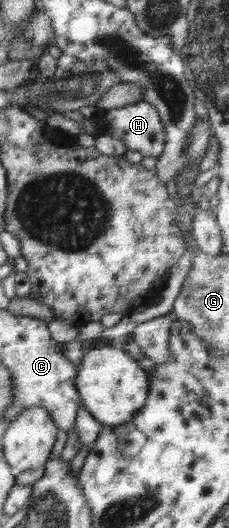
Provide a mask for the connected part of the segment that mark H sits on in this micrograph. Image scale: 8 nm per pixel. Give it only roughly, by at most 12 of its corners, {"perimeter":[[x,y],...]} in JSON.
{"perimeter":[[154,105],[106,112],[101,134],[158,159],[164,126]]}

